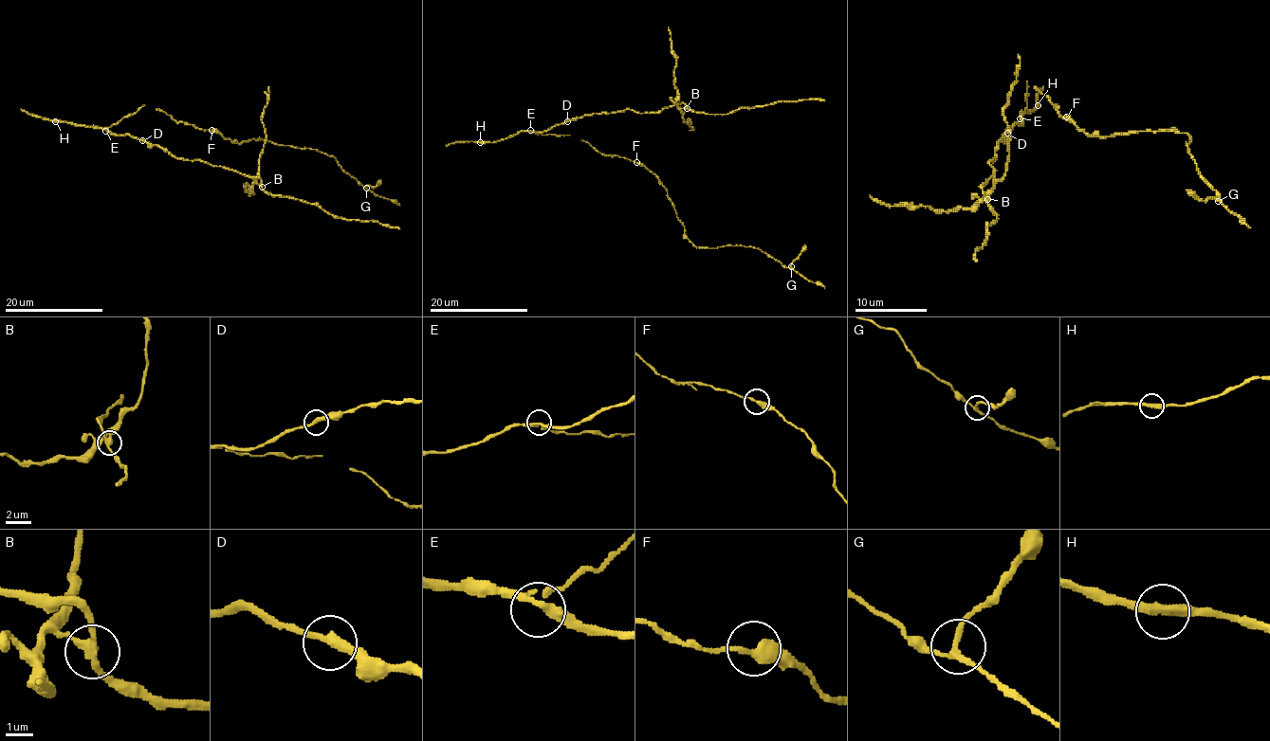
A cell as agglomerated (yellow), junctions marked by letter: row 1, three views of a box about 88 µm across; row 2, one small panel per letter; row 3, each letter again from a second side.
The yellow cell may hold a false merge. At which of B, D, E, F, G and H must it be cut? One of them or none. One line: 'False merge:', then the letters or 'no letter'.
False merge: B

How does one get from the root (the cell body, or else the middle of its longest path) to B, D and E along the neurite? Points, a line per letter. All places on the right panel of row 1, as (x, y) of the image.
B: (1027, 94), (1021, 124), (1016, 124), (999, 142), (995, 159), (989, 163), (995, 172), (981, 187), (987, 199)
D: (1027, 94), (1021, 124), (1016, 124), (1007, 133)
E: (1027, 94), (1027, 106), (1020, 118)

